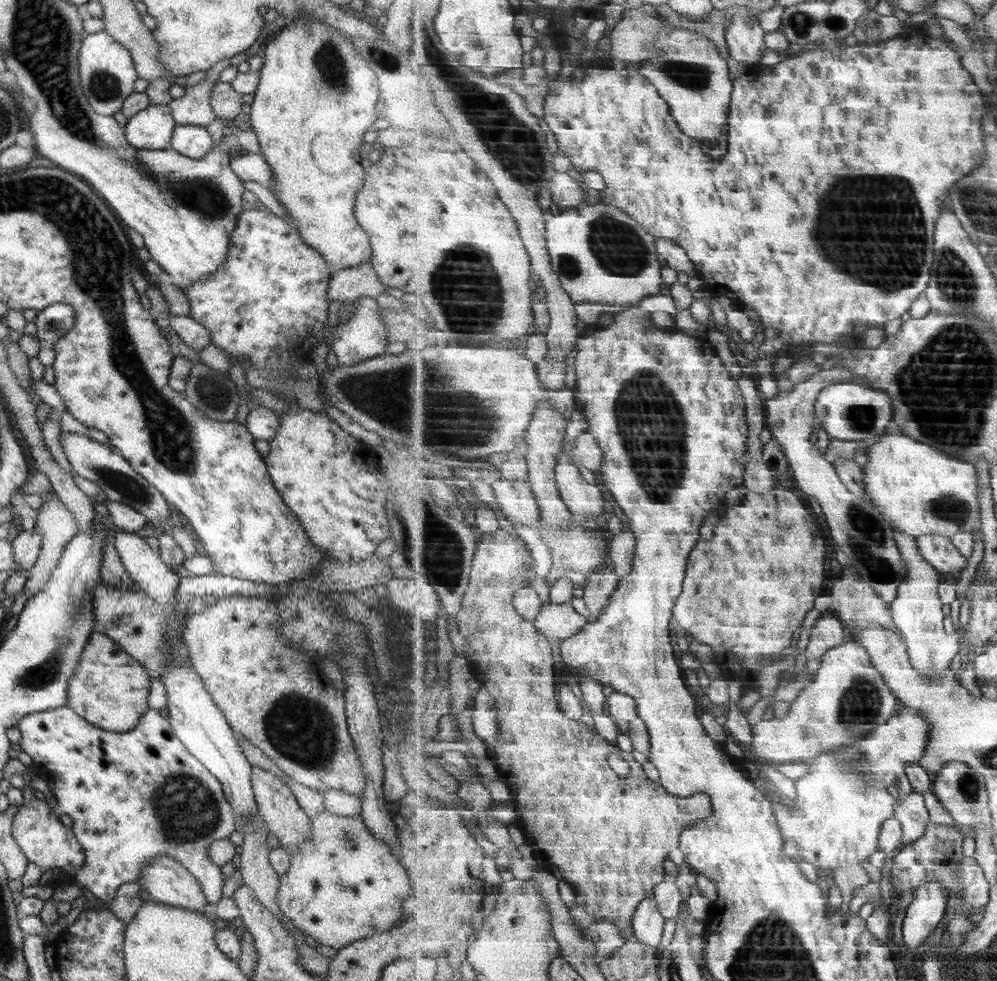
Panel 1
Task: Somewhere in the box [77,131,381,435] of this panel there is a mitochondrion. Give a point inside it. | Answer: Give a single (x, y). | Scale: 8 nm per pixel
(205, 196)

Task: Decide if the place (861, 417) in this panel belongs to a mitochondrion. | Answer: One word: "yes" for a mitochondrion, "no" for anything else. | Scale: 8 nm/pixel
yes

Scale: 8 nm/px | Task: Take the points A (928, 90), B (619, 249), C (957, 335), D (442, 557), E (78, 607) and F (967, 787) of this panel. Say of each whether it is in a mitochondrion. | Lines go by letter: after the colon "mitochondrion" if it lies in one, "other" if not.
A: other
B: mitochondrion
C: mitochondrion
D: mitochondrion
E: mitochondrion
F: mitochondrion

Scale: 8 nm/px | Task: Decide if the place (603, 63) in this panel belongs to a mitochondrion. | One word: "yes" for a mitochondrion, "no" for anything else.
no

